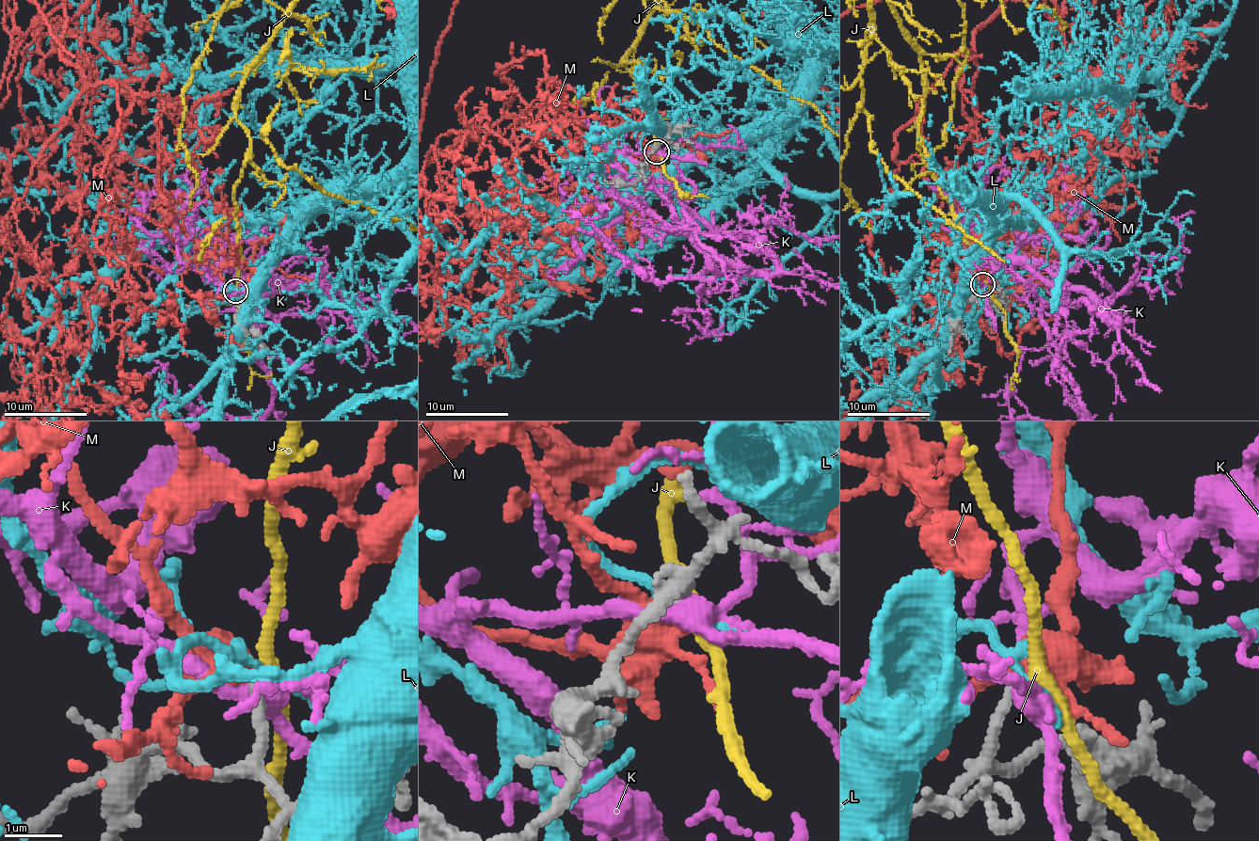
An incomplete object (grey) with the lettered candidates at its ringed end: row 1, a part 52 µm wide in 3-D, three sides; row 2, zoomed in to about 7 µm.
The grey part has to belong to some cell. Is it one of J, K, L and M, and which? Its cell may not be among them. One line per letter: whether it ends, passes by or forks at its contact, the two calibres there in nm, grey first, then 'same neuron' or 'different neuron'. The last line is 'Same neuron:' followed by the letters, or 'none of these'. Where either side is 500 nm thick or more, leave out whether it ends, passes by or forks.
J: it passes by; 180 nm thick on the grey side, 240 nm on the other; different neuron
K: it forks there; 200 nm thick on the grey side, 280 nm on the other; different neuron
L: it passes by; 190 nm thick on the grey side, 170 nm on the other; different neuron
M: it forks there; 190 nm thick on the grey side, 320 nm on the other; same neuron
Same neuron: M

